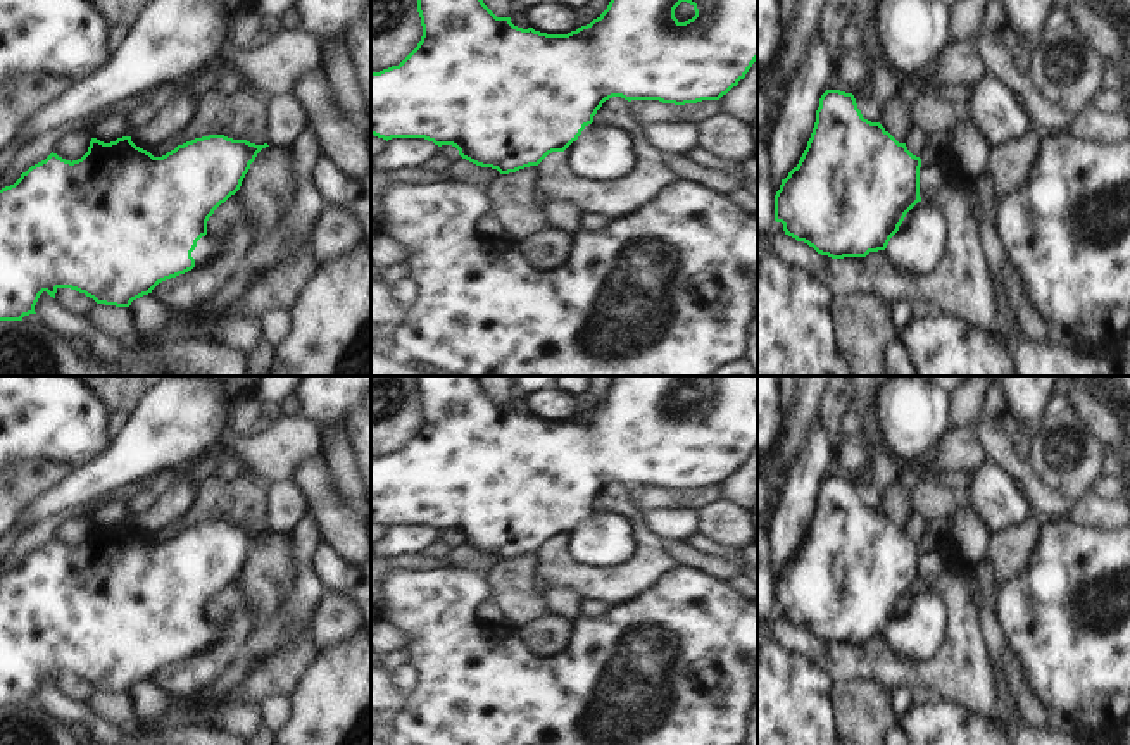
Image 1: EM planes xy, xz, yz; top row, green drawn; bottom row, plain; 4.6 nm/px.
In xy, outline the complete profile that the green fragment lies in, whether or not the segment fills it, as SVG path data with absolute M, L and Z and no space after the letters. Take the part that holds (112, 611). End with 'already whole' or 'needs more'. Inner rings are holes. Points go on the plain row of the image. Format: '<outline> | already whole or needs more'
M209 521L178 531L162 543L154 543L150 538L136 533L131 528L131 523L122 523L110 529L91 524L88 538L72 548L52 538L45 547L22 559L14 571L0 576L0 707L22 707L24 702L36 700L35 692L40 681L47 678L55 685L59 674L71 674L85 679L97 690L129 693L133 686L152 679L159 669L185 660L193 654L209 650L223 640L226 629L207 619L207 607L221 590L240 576L250 550L266 533L269 531L255 531L247 526L228 524L224 521Z | needs more

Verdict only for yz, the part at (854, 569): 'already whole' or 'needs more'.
needs more

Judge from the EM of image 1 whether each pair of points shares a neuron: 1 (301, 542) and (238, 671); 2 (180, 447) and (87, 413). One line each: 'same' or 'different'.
1: same
2: different

